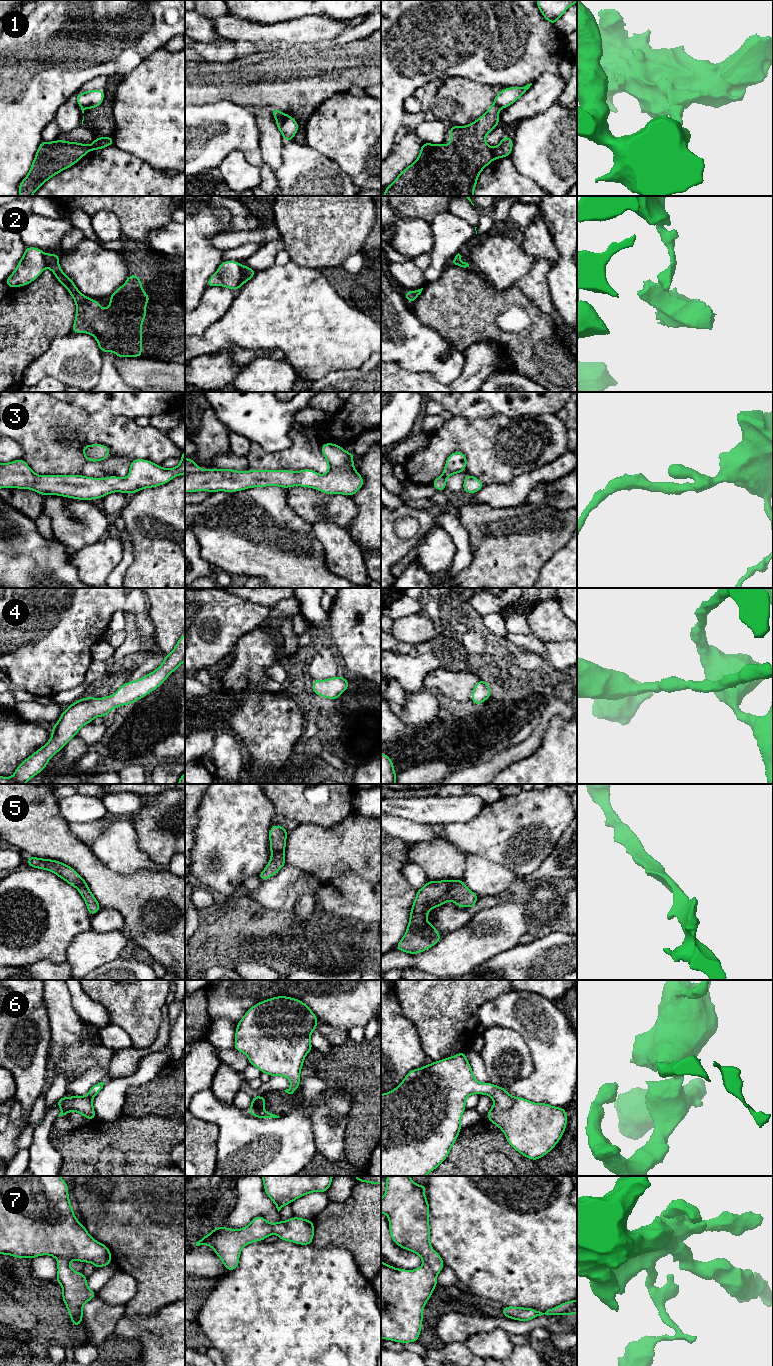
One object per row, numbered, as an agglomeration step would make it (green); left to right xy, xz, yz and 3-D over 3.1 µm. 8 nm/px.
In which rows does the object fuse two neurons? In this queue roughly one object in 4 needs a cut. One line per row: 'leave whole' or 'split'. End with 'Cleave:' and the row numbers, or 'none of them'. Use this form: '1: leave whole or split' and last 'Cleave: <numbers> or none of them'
1: split
2: split
3: leave whole
4: leave whole
5: leave whole
6: leave whole
7: leave whole
Cleave: 1, 2

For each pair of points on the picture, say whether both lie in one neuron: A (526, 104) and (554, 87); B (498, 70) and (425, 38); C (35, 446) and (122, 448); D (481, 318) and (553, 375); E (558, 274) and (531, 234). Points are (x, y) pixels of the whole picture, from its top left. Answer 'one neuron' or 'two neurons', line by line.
A: one neuron
B: one neuron
C: one neuron
D: one neuron
E: two neurons

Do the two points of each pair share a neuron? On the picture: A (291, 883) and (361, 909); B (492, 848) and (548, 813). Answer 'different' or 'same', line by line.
A: same
B: same

